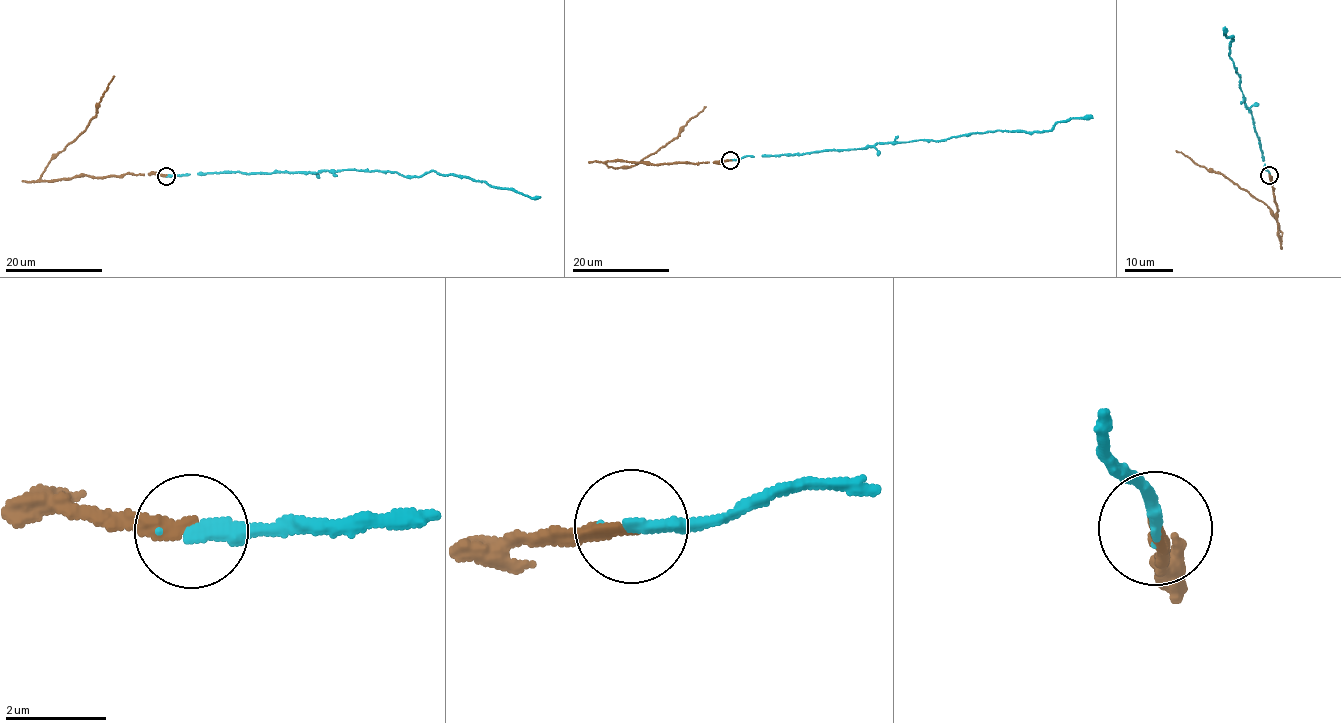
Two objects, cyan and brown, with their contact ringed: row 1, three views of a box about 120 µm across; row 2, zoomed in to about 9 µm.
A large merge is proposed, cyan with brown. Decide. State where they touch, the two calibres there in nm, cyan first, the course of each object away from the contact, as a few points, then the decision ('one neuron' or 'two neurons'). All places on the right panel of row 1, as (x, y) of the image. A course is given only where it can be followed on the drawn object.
at (1269, 175); 280 nm thick on the cyan side, 280 nm on the other; cyan runs (1269, 175), (1250, 109), (1246, 107), (1229, 52), (1233, 37), (1226, 37), (1223, 27); brown runs (1269, 174), (1278, 212), (1279, 239), (1282, 232), (1279, 223), (1266, 205), (1220, 173), (1210, 172), (1176, 150); one neuron

